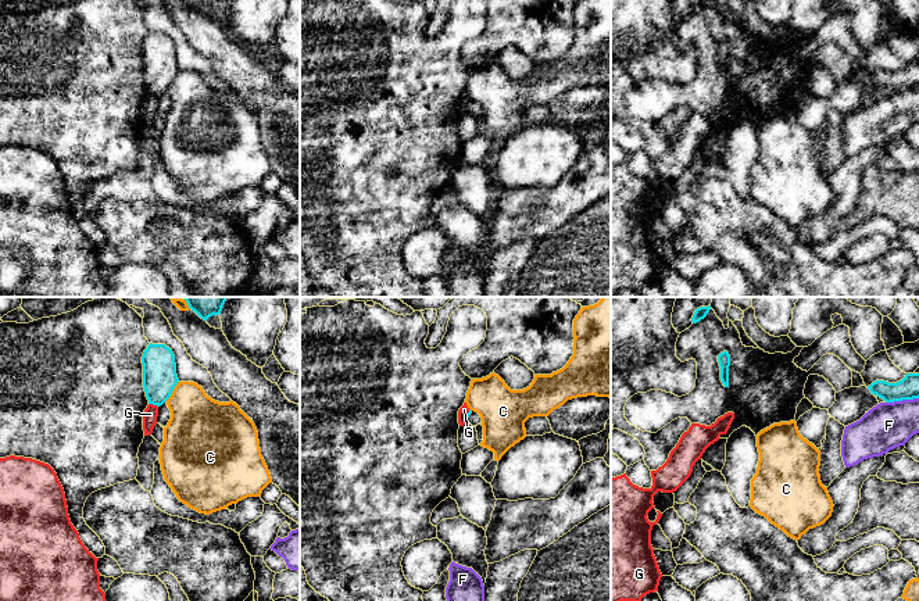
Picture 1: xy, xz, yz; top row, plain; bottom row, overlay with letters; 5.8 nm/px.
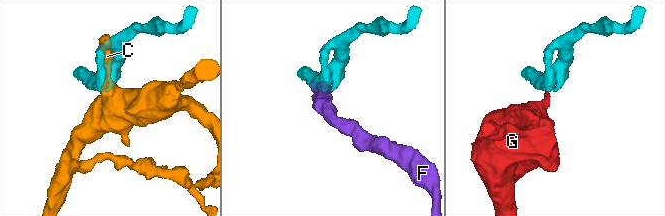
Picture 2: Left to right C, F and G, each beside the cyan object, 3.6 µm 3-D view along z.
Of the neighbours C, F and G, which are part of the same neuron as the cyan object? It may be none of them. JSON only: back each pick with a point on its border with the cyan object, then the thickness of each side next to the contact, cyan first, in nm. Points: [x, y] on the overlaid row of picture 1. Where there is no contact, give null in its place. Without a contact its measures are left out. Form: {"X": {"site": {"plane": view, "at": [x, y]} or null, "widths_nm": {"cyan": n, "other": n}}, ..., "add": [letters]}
{"add": []}

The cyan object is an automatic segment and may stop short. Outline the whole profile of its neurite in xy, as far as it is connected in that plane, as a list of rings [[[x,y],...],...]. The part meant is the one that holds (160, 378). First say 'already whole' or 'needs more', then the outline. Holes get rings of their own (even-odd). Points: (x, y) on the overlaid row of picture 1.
already whole; [[[150,343],[143,353],[142,364],[149,404],[160,407],[171,397],[179,382],[175,355],[165,344]]]

